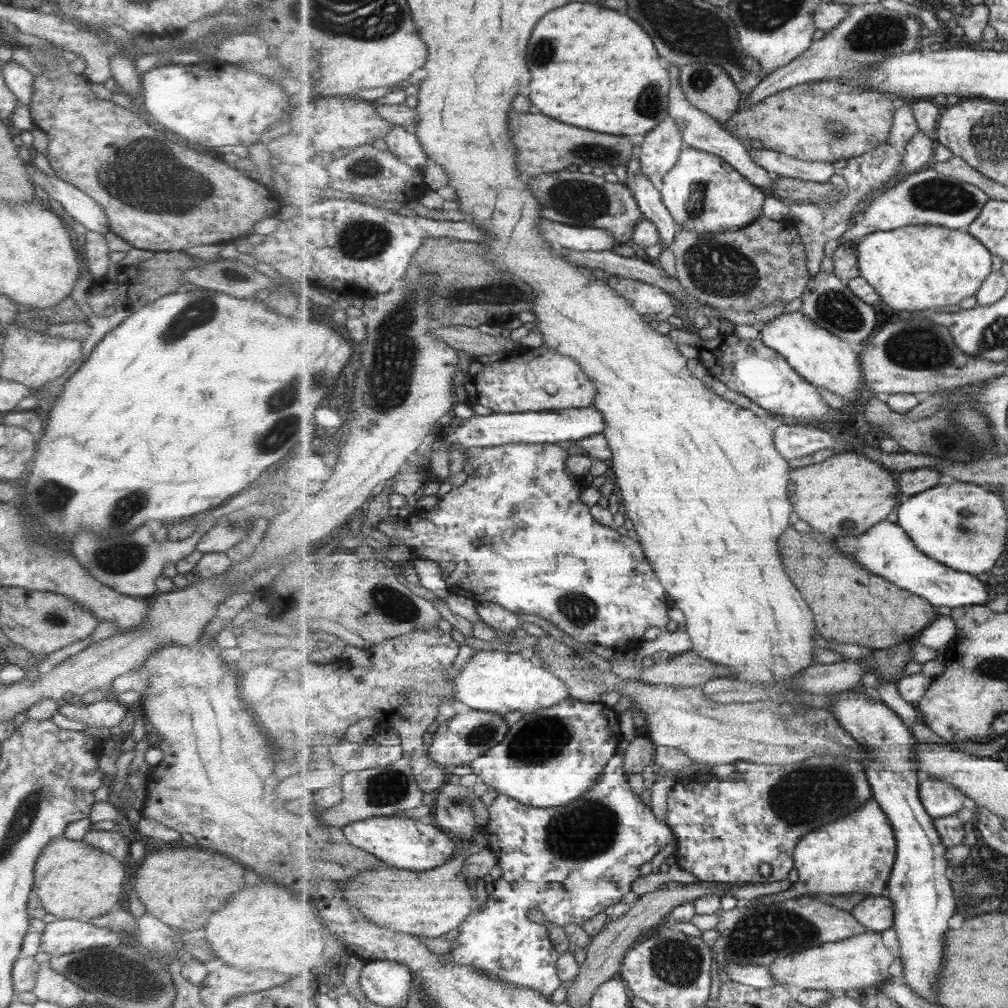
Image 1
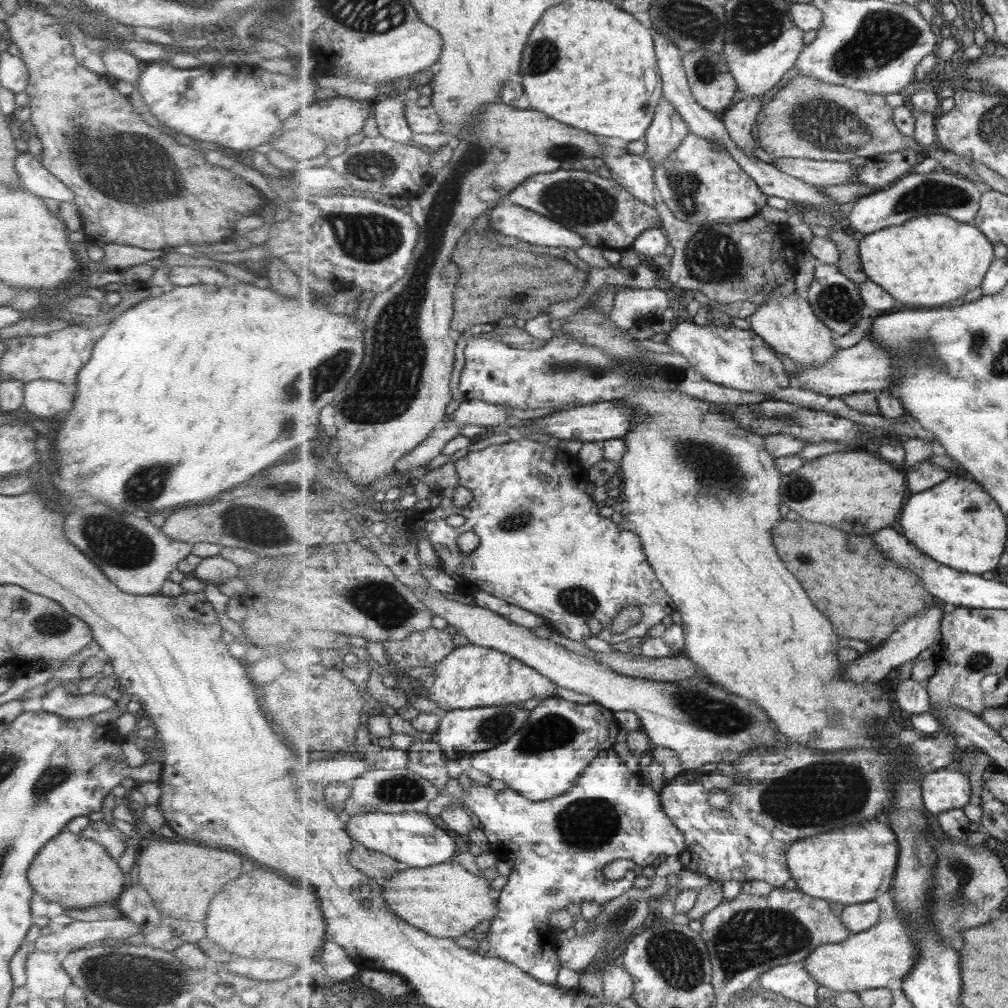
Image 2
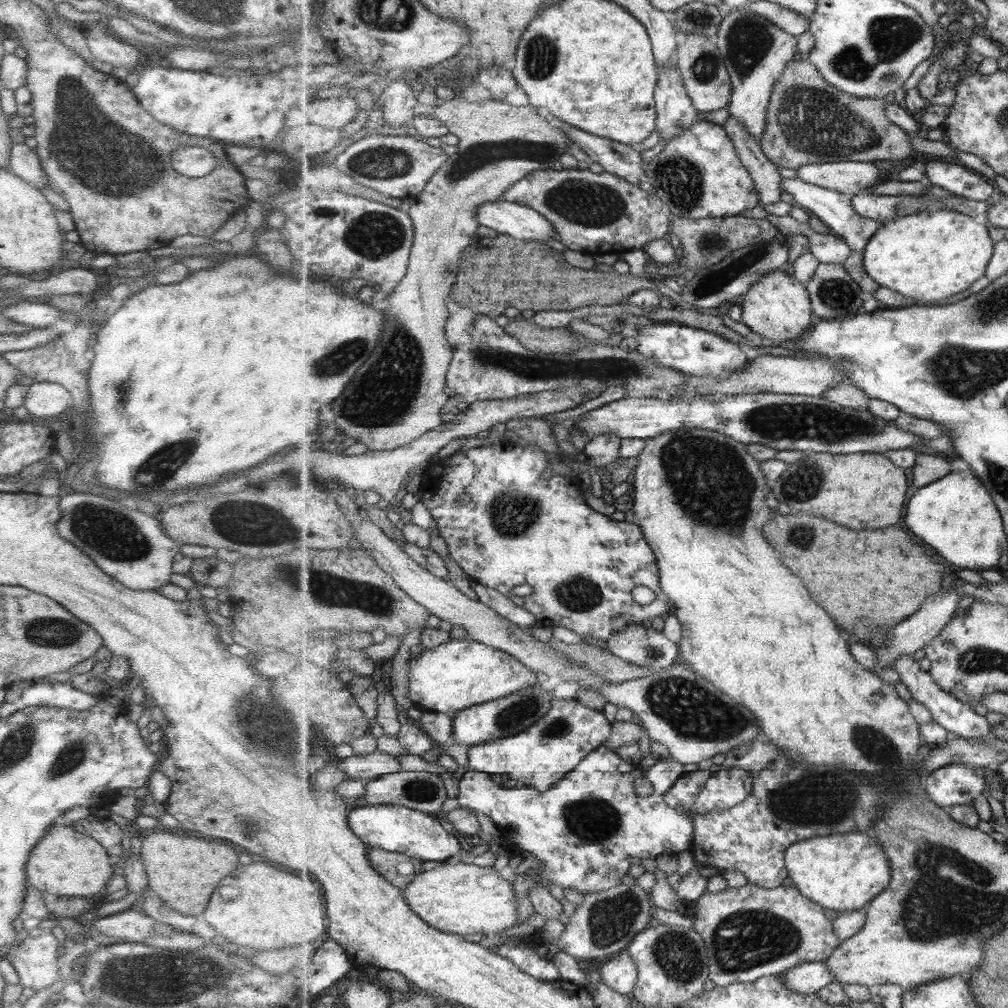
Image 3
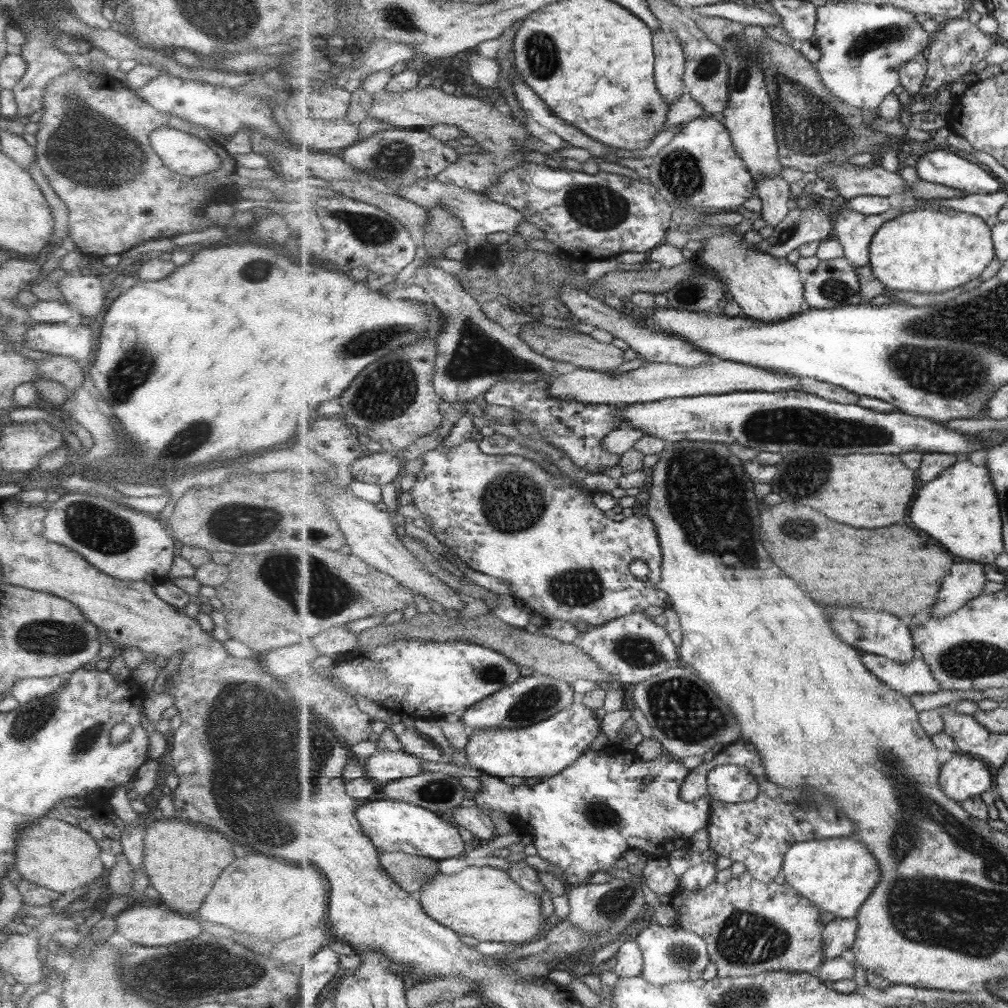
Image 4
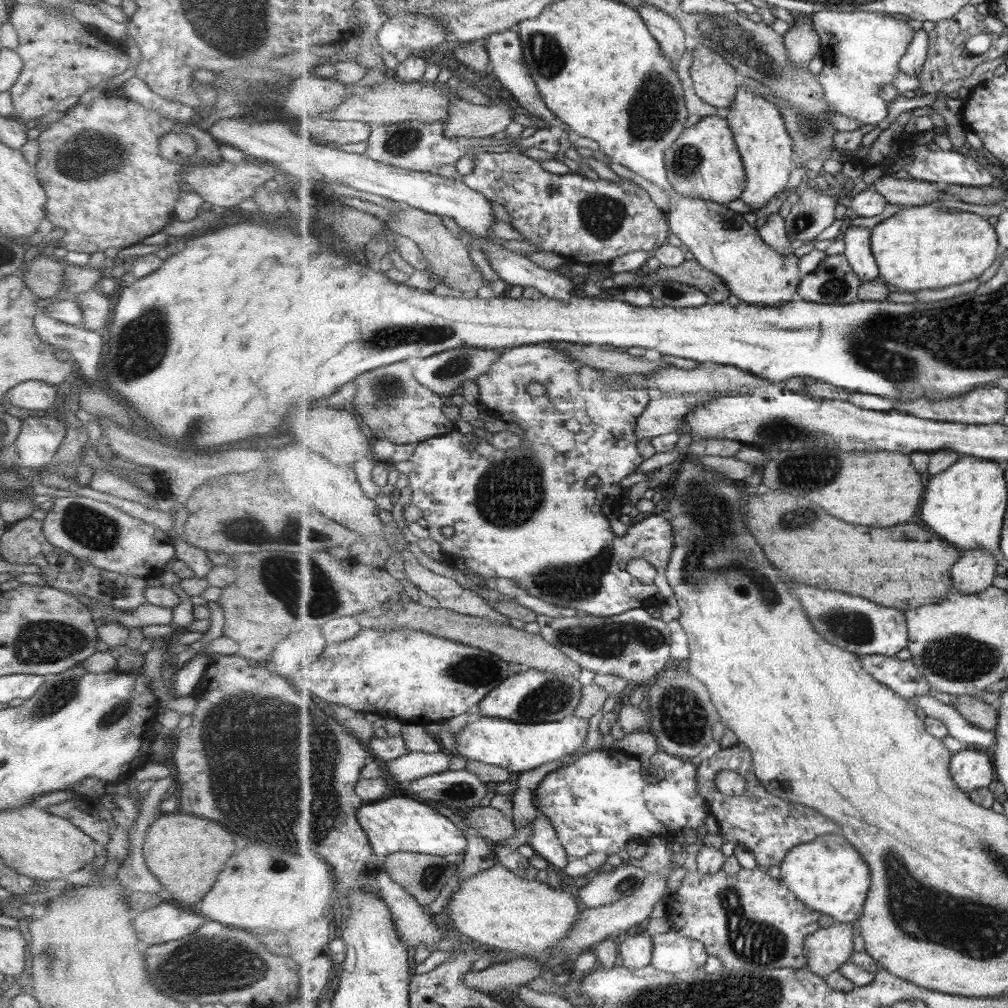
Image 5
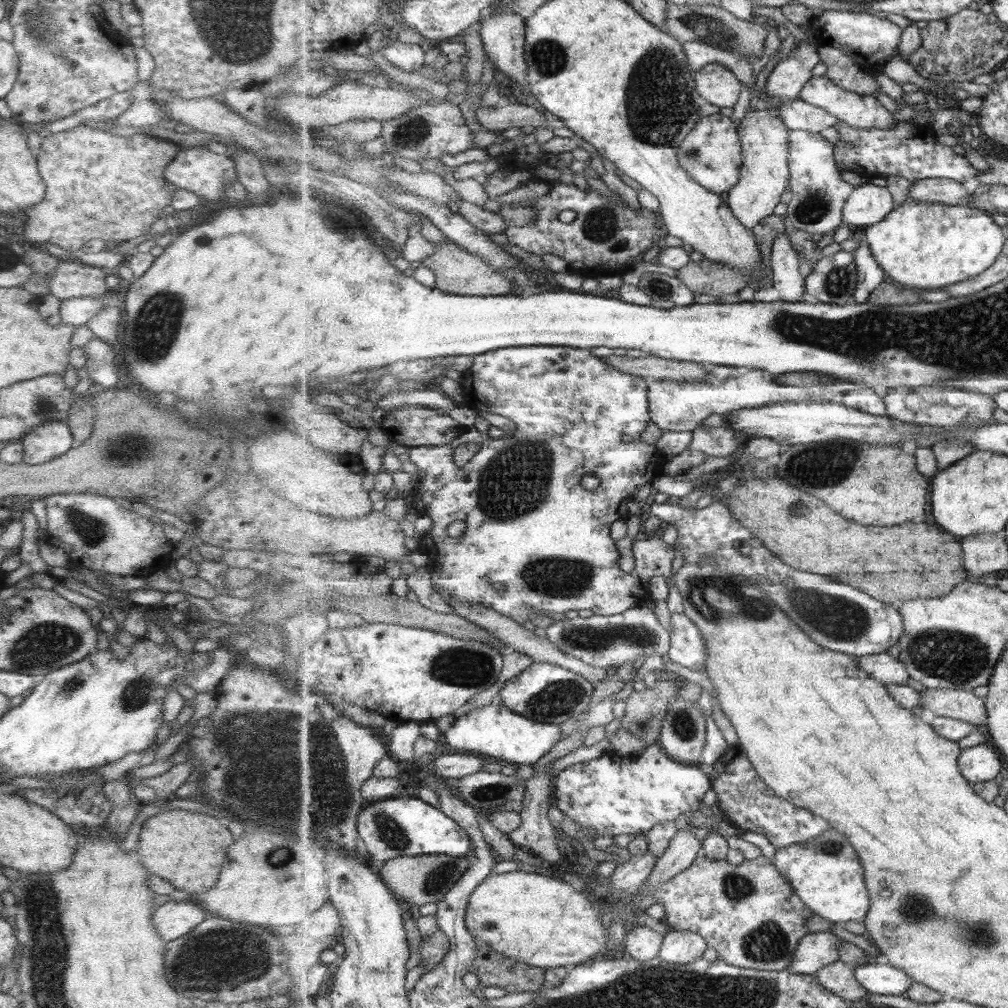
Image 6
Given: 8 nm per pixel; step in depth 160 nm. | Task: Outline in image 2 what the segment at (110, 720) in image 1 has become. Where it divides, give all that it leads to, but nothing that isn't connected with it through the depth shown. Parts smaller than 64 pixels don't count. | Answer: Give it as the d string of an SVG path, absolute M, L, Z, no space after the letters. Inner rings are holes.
M57 685L49 692L43 693L39 704L41 704L40 711L51 712L67 720L87 719L109 708L116 708L115 701L111 698L93 693L71 695L65 692L62 685Z

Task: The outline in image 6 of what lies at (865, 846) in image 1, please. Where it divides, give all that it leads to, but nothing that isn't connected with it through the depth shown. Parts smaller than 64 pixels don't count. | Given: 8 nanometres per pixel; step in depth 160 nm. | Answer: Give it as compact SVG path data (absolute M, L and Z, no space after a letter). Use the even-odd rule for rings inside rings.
M833 828L816 839L776 848L776 868L793 885L794 891L809 908L831 923L866 918L872 900L865 882L865 870L856 848L845 835Z

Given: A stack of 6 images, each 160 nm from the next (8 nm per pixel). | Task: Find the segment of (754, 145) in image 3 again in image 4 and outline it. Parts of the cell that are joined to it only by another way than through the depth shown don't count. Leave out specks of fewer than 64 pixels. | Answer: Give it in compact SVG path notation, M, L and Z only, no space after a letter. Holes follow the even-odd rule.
M781 175L761 179L756 183L756 194L761 198L762 218L774 228L792 211L787 206L789 200L793 199L791 183Z

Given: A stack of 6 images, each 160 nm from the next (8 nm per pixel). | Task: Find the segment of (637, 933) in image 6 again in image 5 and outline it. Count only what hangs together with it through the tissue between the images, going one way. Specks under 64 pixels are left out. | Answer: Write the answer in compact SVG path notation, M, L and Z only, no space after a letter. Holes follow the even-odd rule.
M647 932L634 936L623 936L618 946L618 953L627 968L645 968L651 964L653 939Z

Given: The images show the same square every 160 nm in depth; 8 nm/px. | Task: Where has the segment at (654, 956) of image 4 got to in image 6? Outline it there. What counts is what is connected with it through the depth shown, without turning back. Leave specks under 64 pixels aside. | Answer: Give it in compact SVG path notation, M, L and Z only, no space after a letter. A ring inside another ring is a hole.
M670 929L657 955L671 964L685 964L703 958L707 947L706 938L696 932Z

